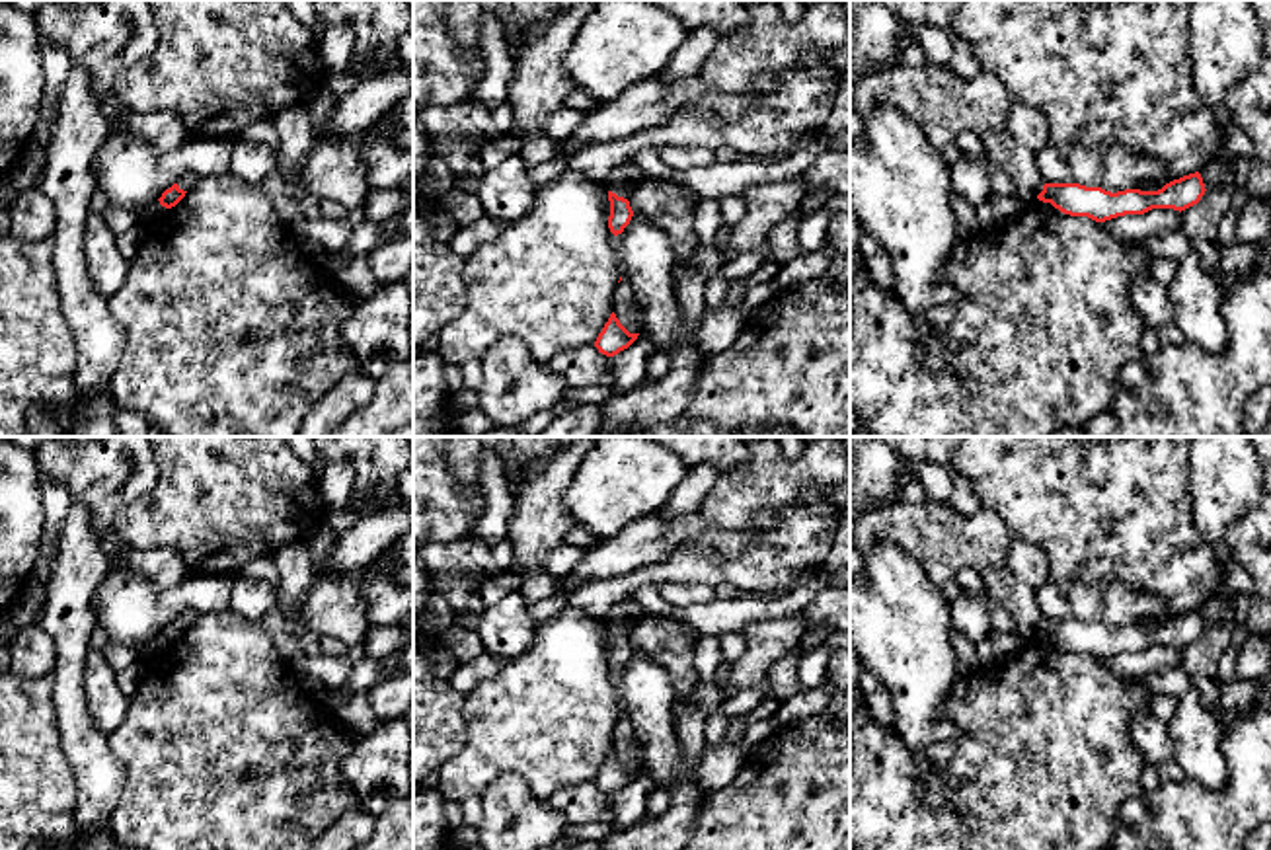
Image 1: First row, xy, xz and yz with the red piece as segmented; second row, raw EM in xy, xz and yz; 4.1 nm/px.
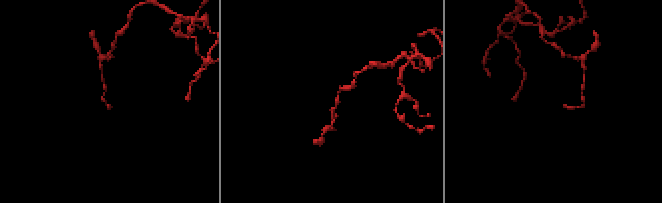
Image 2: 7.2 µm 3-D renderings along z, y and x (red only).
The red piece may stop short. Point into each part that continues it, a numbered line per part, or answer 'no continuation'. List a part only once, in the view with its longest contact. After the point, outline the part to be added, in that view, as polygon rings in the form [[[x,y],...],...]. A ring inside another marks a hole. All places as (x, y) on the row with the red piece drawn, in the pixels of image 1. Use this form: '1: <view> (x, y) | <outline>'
no continuation

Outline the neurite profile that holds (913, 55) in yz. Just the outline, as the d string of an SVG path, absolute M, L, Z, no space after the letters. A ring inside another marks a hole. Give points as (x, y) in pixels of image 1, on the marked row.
M910 35L901 49L899 60L903 60L908 66L924 68L930 64L930 60L924 55L924 49L914 41Z

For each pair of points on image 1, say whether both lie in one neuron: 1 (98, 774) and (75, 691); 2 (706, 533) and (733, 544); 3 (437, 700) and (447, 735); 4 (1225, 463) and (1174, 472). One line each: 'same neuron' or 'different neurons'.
1: same neuron
2: same neuron
3: same neuron
4: different neurons

